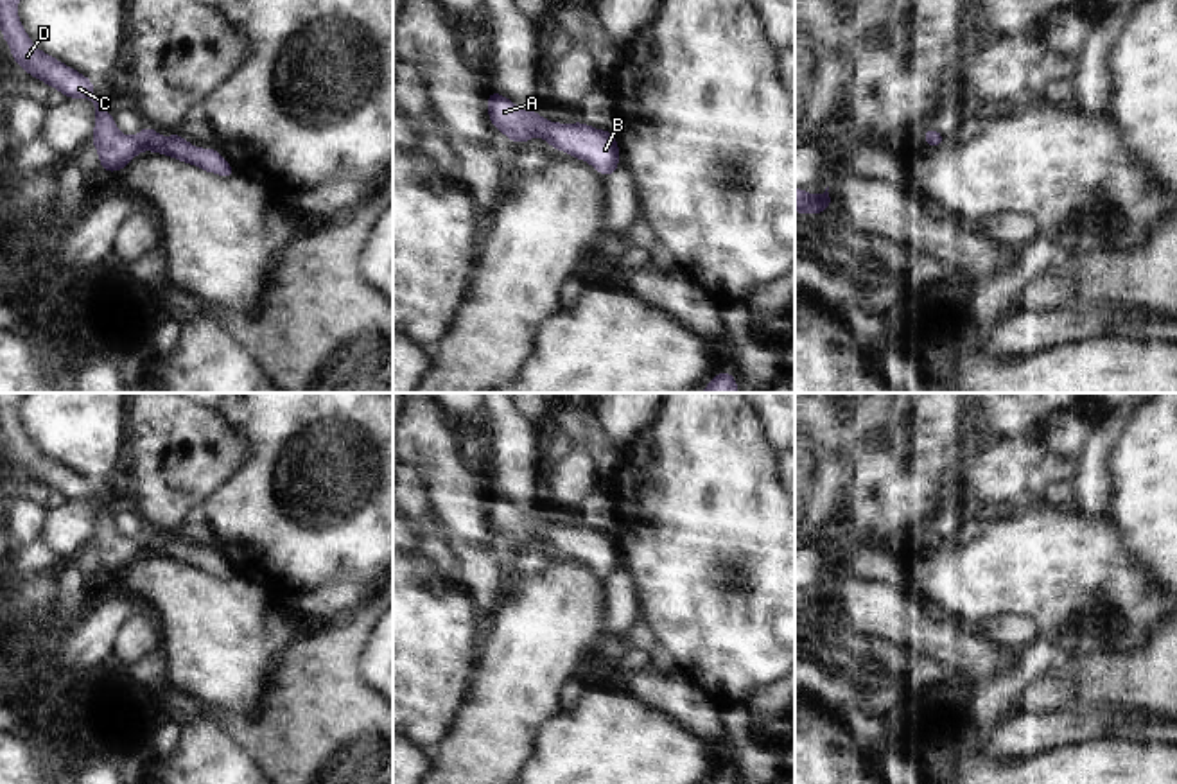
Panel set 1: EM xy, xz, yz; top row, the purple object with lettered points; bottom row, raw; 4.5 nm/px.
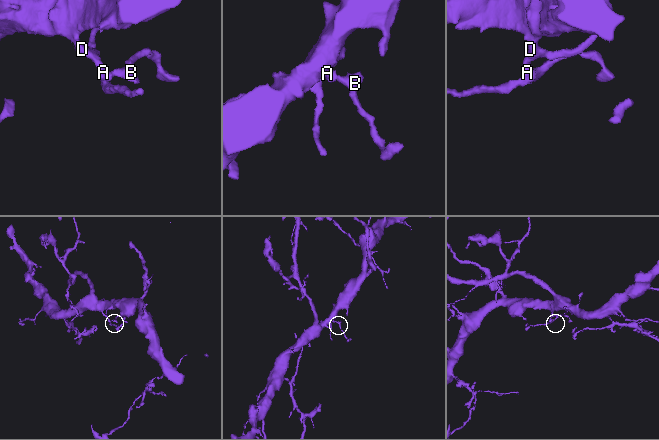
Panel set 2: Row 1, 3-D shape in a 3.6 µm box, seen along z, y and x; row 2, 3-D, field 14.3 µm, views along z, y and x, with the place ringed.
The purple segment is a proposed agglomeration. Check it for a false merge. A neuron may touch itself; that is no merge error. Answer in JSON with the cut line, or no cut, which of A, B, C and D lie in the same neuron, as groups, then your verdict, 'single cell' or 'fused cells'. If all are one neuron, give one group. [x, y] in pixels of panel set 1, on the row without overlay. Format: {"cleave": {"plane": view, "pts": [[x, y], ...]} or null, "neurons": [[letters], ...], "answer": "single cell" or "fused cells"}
{"cleave": null, "neurons": [["A", "B", "C", "D"]], "answer": "single cell"}

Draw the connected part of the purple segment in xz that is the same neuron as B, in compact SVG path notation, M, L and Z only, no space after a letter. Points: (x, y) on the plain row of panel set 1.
M488 492L488 520L513 545L526 545L540 536L547 547L587 562L605 579L619 569L619 545L614 533L601 533L576 522L572 527L544 522L536 511L520 511L508 499Z

